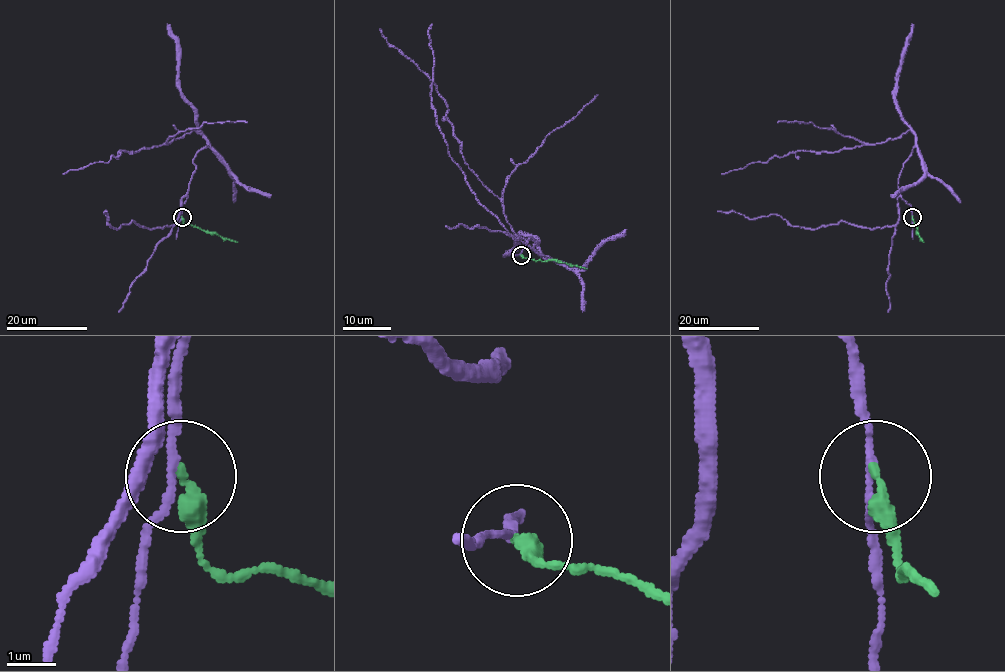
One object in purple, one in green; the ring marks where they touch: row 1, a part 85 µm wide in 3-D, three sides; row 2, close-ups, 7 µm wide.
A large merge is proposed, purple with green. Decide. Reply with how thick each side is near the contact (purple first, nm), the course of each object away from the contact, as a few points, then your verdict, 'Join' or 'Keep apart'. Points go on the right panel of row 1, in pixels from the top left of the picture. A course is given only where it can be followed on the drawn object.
Thickness 140 nm (purple) against 320 nm. Course of purple: (912, 217), (897, 178), (916, 145), (910, 131), (882, 143), (833, 152), (798, 150), (721, 174). Course of green: (913, 217), (924, 242). Keep apart

